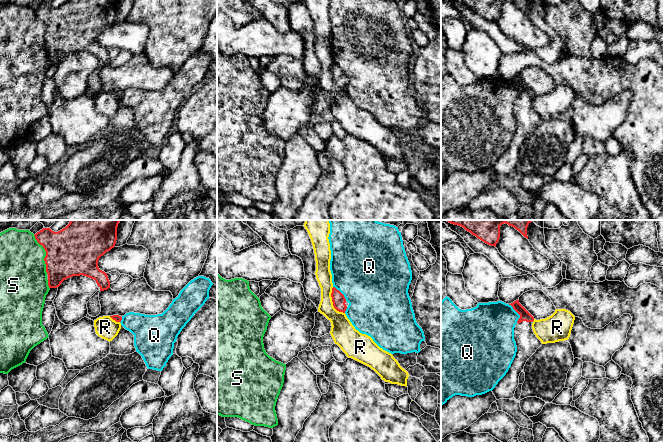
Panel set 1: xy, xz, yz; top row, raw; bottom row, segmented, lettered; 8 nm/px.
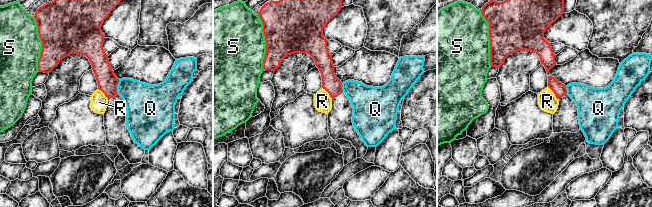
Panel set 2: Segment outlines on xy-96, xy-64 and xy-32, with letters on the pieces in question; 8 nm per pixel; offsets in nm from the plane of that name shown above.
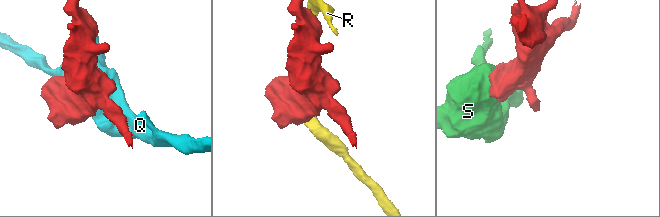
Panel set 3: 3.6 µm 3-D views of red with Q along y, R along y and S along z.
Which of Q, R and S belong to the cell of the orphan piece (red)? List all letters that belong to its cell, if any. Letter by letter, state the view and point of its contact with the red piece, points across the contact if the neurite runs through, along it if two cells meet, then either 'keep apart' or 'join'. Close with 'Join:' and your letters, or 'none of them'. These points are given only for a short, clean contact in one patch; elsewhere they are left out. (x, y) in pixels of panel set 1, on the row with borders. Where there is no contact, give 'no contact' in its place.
Q: contact yz (517, 312); border yz (508, 304), (519, 315), (517, 322); keep apart
R: contact xz (332, 301); border xz (332, 287), (332, 305), (344, 313); keep apart
S: contact xy (46, 254); keep apart
Join: none of them

